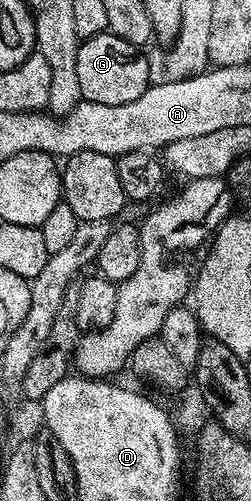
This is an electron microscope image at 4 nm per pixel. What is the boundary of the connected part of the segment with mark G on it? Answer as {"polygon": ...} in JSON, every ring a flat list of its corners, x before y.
{"polygon":[[108,33,84,40,77,48,75,66,81,98,87,103,127,105,127,101,135,101,135,97,139,97,151,85,146,52,123,41,123,37]]}

